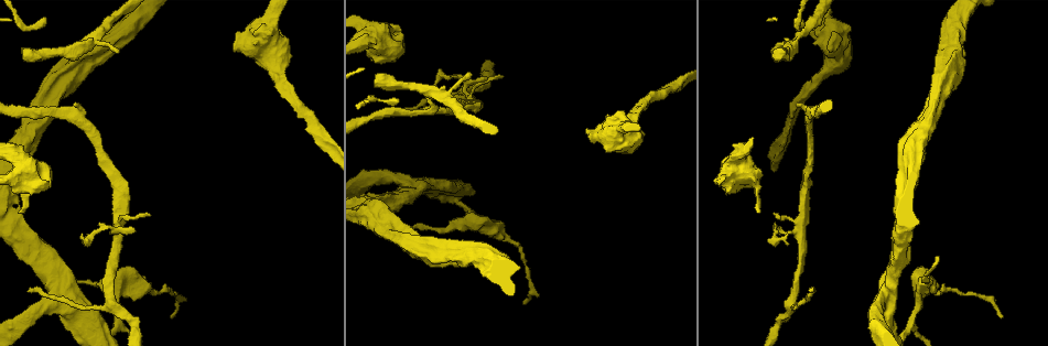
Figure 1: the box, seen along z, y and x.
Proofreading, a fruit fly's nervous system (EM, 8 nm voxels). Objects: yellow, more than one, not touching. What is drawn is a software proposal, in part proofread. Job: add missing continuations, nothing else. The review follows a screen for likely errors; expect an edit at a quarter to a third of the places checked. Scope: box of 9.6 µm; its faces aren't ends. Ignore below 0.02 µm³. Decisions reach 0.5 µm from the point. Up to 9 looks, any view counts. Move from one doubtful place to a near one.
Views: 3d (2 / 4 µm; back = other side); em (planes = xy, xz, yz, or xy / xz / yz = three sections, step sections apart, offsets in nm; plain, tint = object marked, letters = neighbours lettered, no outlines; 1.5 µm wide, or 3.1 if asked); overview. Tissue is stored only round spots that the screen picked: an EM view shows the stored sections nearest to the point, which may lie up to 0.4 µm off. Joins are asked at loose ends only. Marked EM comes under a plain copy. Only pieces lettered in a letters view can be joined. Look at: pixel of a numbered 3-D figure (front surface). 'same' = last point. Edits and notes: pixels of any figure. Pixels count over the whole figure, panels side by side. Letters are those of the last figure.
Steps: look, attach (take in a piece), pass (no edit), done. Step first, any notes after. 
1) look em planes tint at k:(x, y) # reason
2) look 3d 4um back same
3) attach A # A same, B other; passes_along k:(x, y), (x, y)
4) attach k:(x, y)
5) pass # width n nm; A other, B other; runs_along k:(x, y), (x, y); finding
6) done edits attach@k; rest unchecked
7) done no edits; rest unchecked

look 3d 4um at 1:(525, 301)

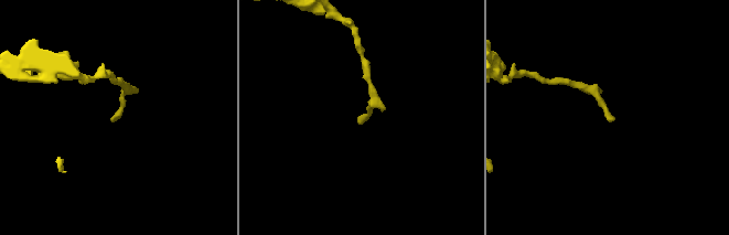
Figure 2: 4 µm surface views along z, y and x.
look em xy step 8 letters at 2:(359, 118)

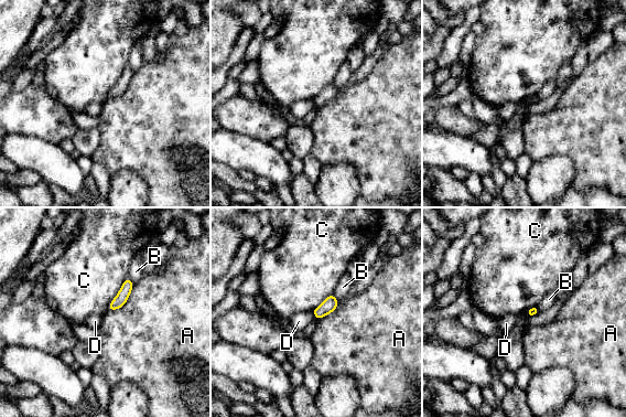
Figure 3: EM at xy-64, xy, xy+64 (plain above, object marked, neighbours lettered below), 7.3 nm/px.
look em planes letters same

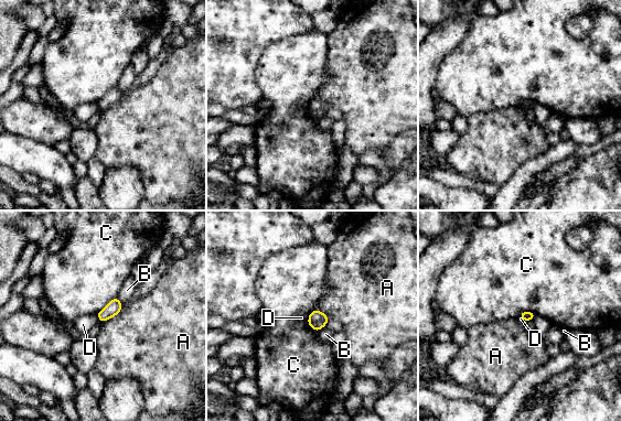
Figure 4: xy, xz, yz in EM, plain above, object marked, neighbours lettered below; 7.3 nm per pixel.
pass # A other, B other, C other, D other; border 4:(96, 314), (100, 322); no lettered piece goes on from it

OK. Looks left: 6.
look 3d 4um at 1:(371, 60)

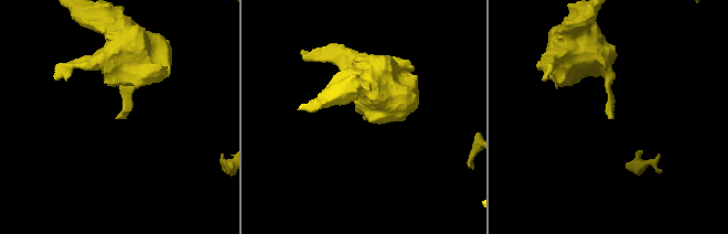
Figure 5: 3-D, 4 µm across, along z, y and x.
look em planes letters at 5:(116, 118)

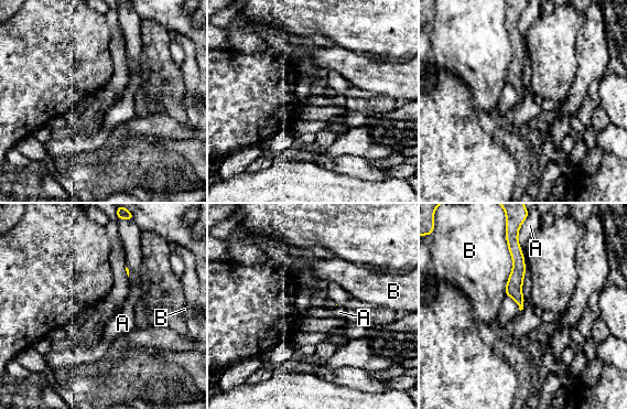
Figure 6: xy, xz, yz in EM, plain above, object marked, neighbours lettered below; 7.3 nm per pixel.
pass # A other, B other; border 6:(517, 236), (518, 244), (522, 250); no lettered piece goes on from it

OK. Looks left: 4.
look em planes letters at 1:(426, 99) # branch stops here

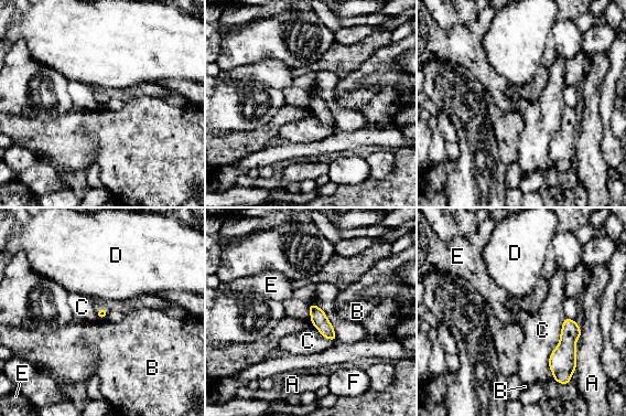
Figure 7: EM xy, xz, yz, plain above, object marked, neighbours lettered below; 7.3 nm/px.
pass # A other, B other, C other, D other, E other, F other; border 7:(565, 318), (549, 359), (552, 377); none of them fits

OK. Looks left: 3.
look em planes tint at 1:(774, 213) # free end

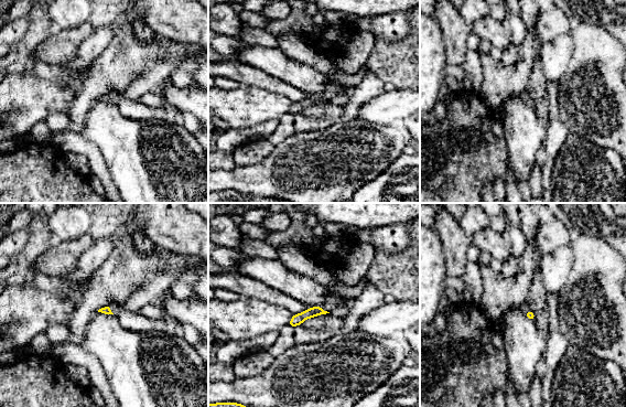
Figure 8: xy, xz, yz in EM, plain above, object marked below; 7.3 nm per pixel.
look em planes letters same

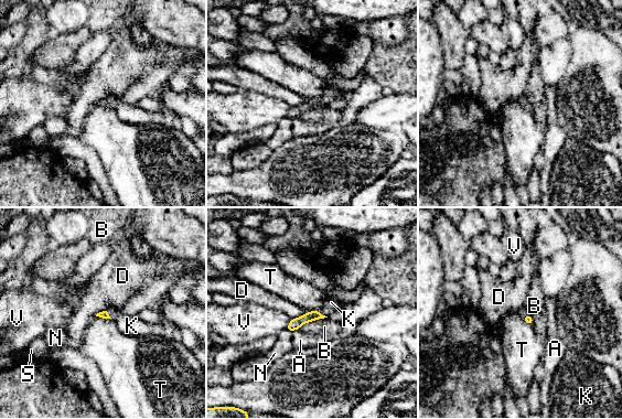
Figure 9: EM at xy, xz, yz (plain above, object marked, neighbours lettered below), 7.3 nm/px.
pass # longest_contact B 240 nm; A other, B other, D other, K other, N other, S other, T other, V other; border 9:(308, 312), (292, 319); no lettered piece goes on from it

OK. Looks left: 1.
done no edits; rest unchecked

